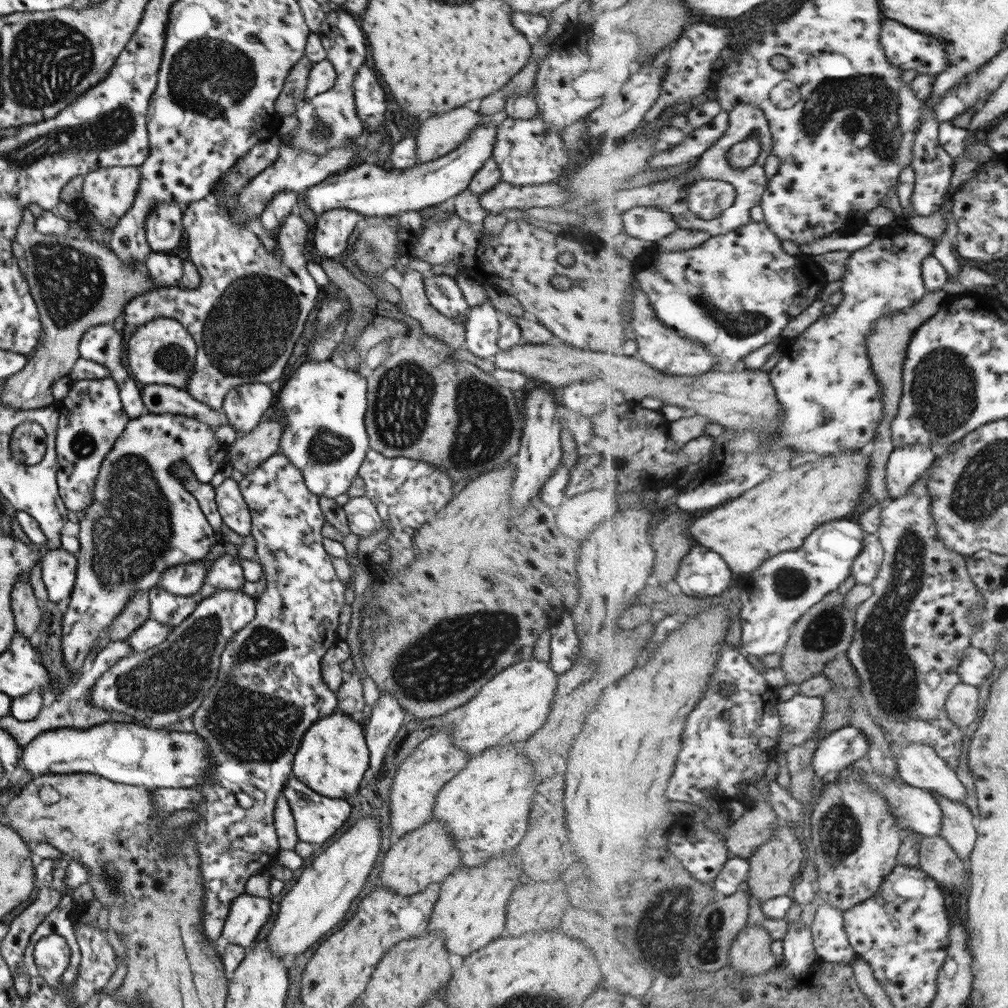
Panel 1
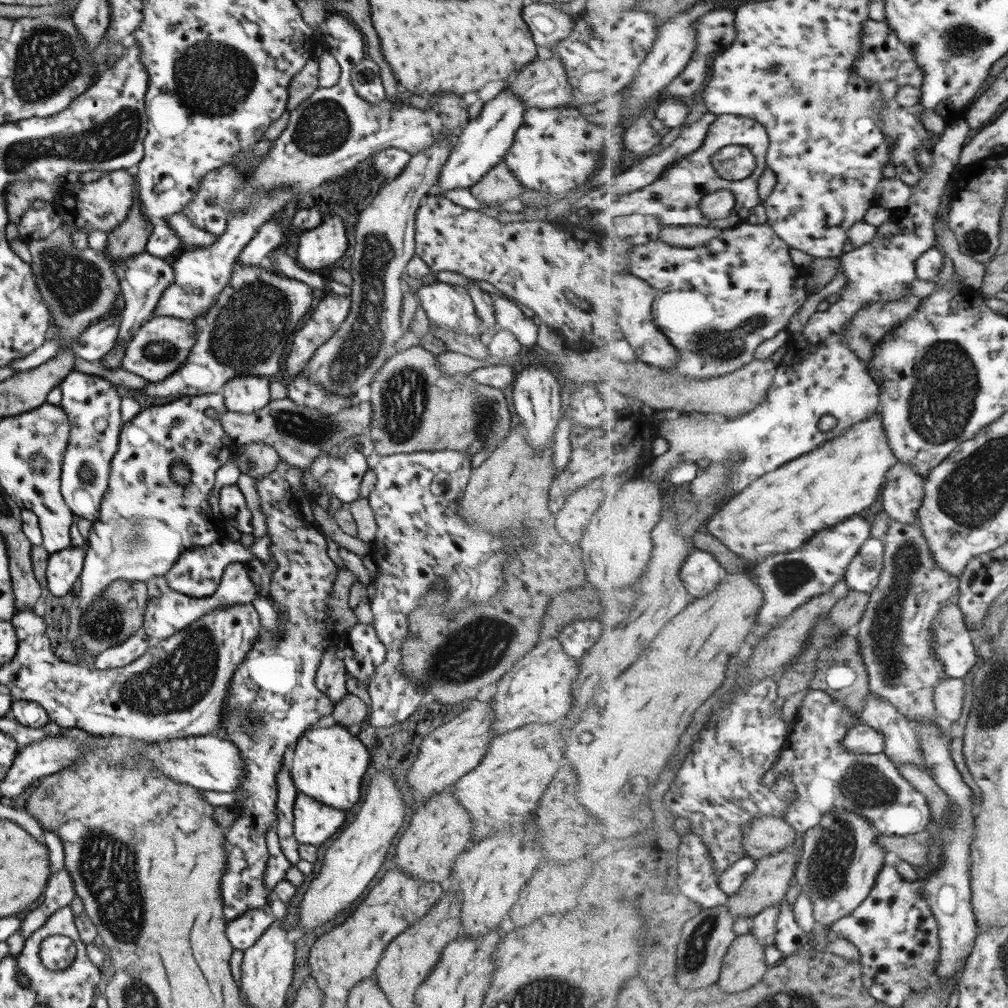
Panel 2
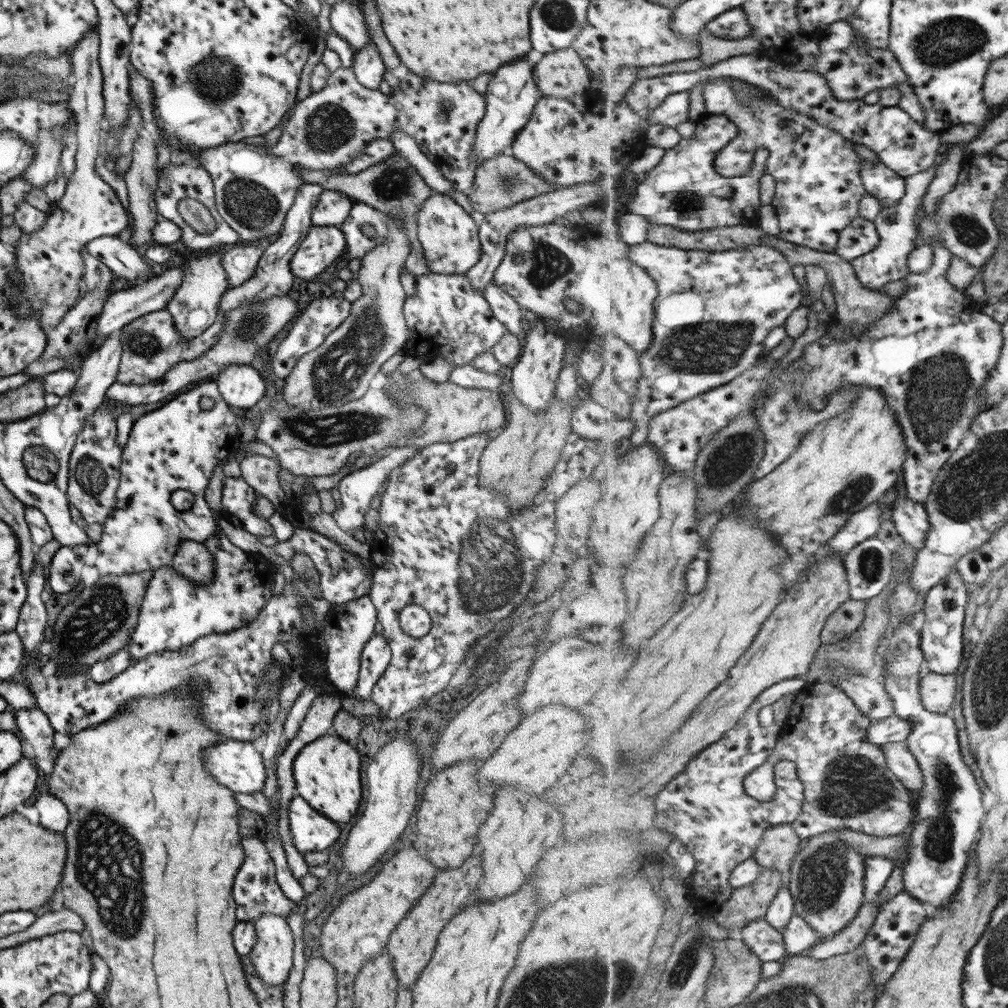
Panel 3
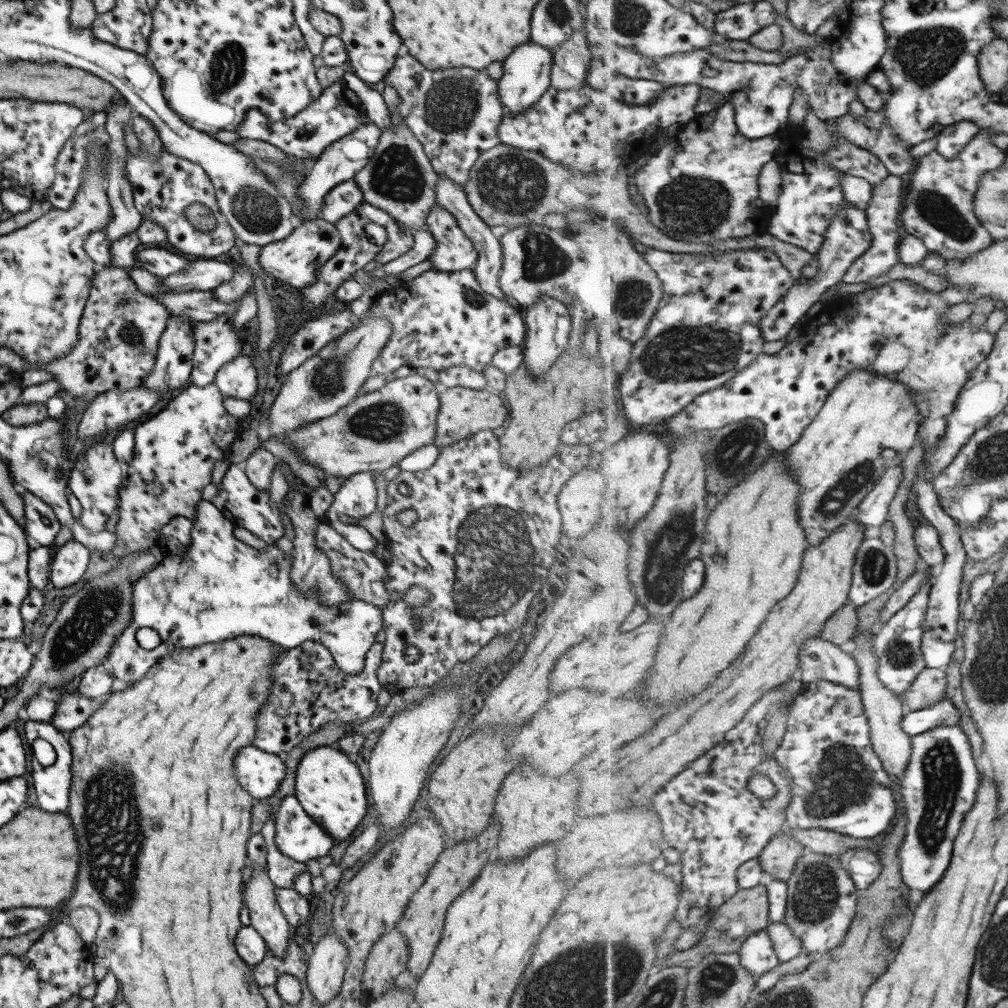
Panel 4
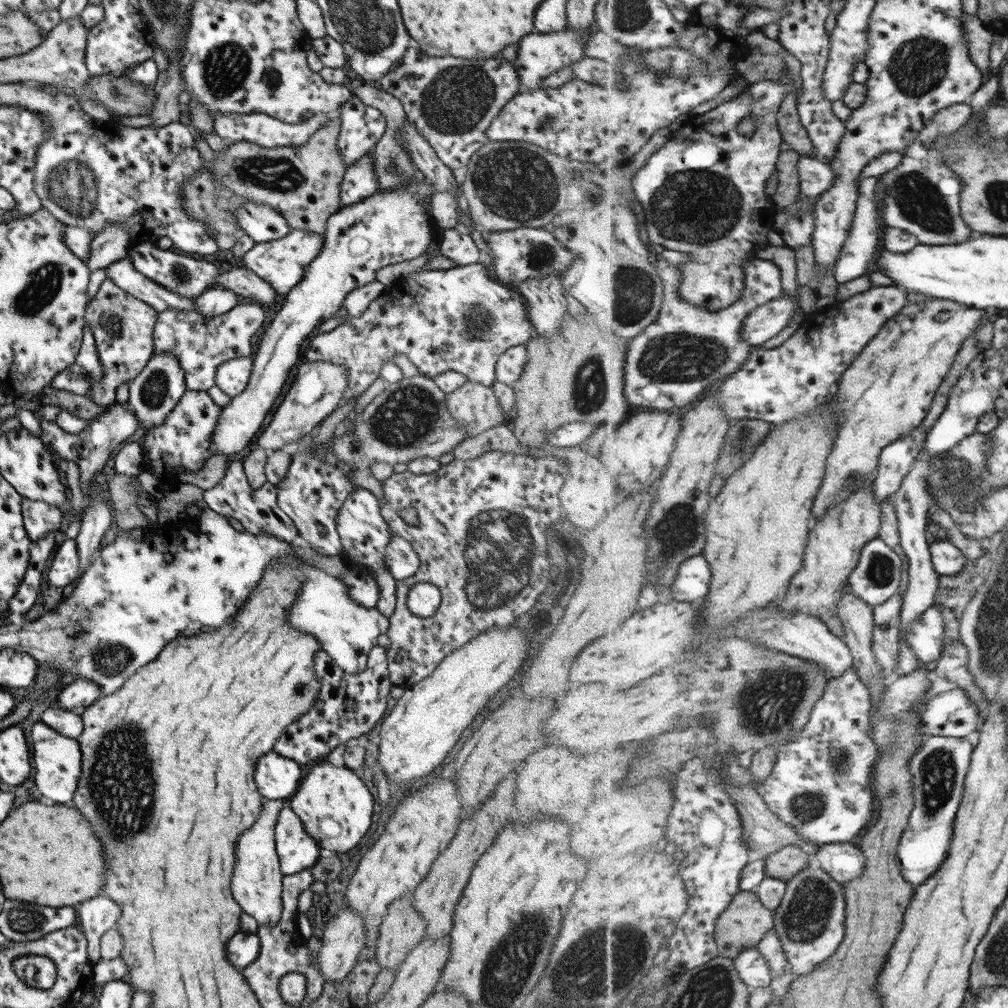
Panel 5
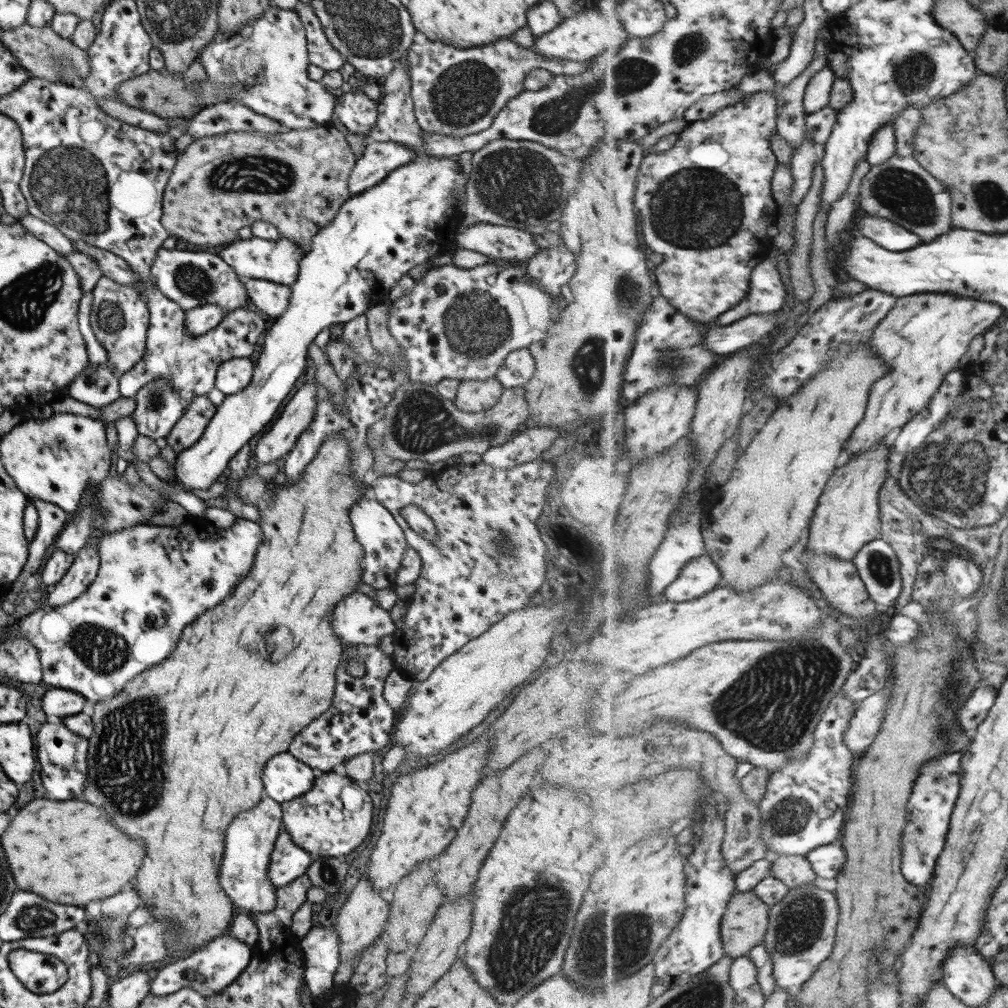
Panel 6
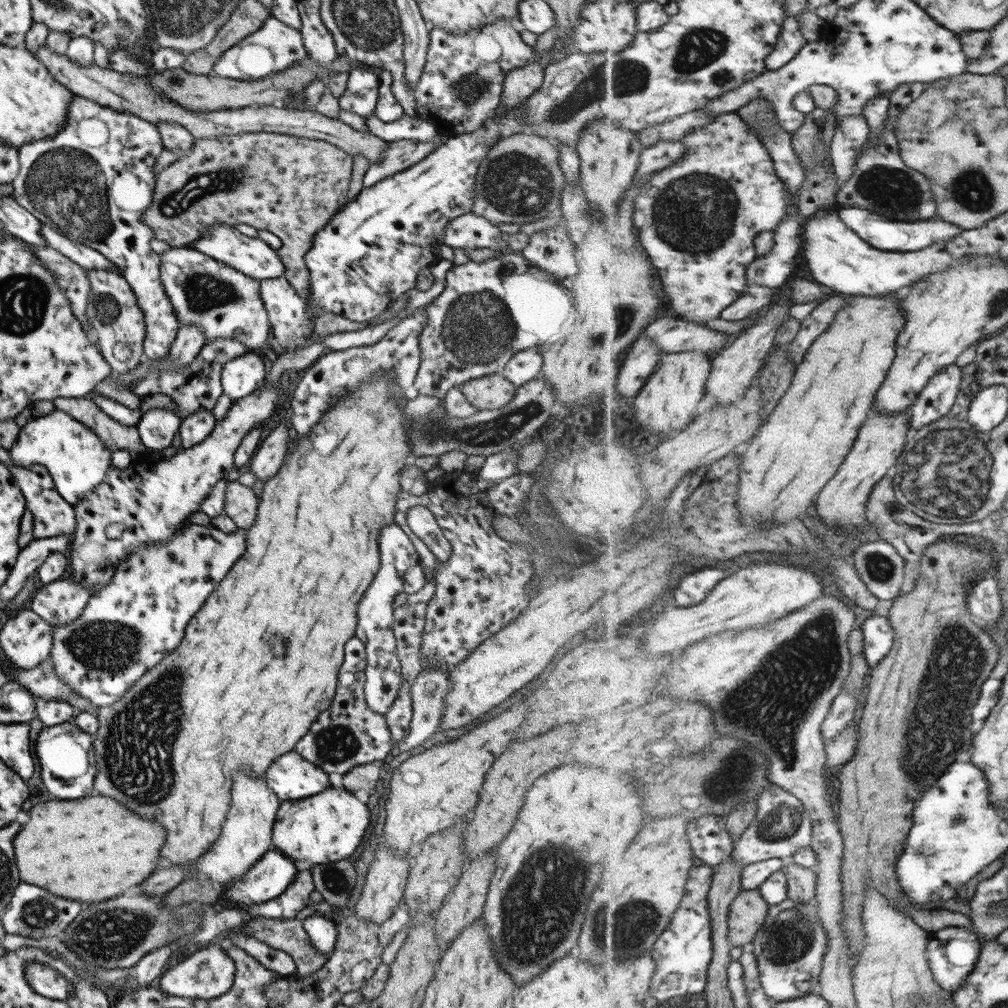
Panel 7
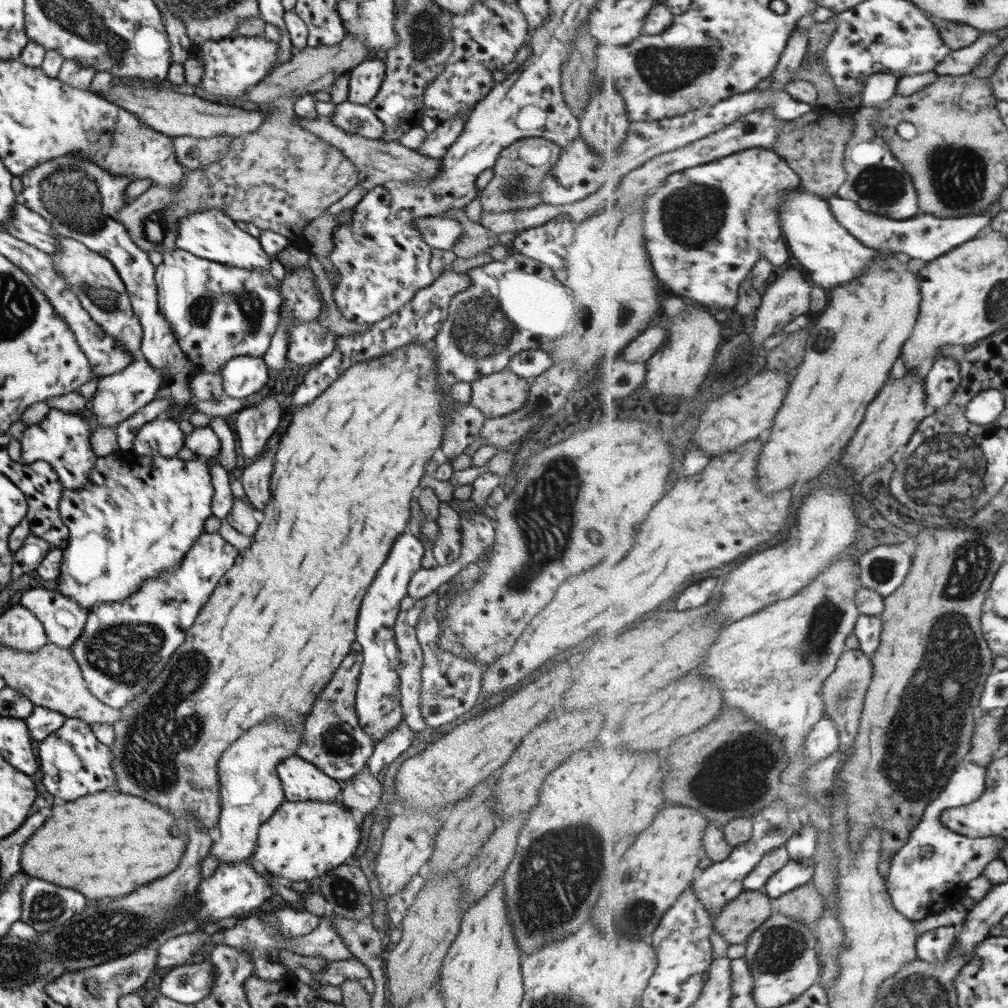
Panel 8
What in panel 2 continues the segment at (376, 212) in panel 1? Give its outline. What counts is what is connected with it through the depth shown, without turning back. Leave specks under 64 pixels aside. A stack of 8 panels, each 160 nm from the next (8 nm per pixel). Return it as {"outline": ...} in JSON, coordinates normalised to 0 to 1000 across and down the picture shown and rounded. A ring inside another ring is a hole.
{"outline":[[[503,85],[488,98],[479,102],[475,113],[471,117],[464,118],[461,126],[455,129],[447,145],[447,151],[438,166],[434,181],[424,193],[438,192],[449,187],[465,187],[495,162],[508,144],[510,133],[519,121],[521,108],[522,105]]]}

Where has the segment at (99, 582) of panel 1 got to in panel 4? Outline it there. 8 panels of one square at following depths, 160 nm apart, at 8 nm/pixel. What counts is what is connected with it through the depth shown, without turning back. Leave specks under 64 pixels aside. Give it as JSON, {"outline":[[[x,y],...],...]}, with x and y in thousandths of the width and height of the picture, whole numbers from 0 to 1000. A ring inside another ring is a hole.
{"outline":[[[211,380],[199,384],[188,383],[174,393],[156,411],[138,420],[132,428],[133,449],[122,466],[121,480],[117,485],[117,517],[113,526],[115,539],[110,547],[113,553],[124,554],[134,547],[141,547],[158,540],[159,524],[172,511],[192,515],[194,501],[199,498],[199,488],[208,479],[208,468],[213,456],[221,452],[220,445],[227,444],[230,437],[240,428],[235,415],[227,413],[221,406],[221,393]]]}

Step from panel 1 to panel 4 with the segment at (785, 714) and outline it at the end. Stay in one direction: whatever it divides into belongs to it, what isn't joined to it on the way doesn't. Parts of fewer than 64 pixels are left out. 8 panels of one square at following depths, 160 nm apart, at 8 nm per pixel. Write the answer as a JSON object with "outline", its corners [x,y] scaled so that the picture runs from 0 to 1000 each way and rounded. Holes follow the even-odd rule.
{"outline":[[[824,676],[802,678],[791,689],[782,708],[778,735],[768,748],[772,757],[782,764],[788,790],[780,802],[782,817],[787,821],[813,820],[846,831],[873,832],[889,816],[892,798],[887,782],[892,776],[878,764],[865,737],[865,721],[857,703],[853,685]]]}

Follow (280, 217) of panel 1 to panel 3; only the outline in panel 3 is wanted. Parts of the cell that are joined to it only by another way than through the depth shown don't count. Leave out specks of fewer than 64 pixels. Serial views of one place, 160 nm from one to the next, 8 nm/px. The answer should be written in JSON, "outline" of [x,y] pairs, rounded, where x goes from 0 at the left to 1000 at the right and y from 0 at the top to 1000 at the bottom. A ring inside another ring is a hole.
{"outline":[[[251,240],[222,250],[218,254],[218,265],[223,271],[226,284],[236,285],[247,278],[261,249],[256,240]]]}

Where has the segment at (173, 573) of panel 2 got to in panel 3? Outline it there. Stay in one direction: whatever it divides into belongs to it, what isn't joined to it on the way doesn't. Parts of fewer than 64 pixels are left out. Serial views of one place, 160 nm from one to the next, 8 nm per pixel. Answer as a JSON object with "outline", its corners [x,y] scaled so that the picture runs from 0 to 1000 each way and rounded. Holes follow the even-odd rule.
{"outline":[[[291,523],[291,530],[284,537],[277,537],[271,541],[270,547],[280,552],[284,558],[293,551],[304,550],[311,557],[313,565],[316,571],[315,582],[319,592],[327,599],[345,598],[350,594],[357,594],[365,591],[369,578],[369,567],[358,560],[354,551],[342,548],[338,541],[331,536],[326,536],[323,532],[310,527],[308,524],[295,525]],[[181,536],[177,540],[169,562],[194,580],[202,580],[210,572],[210,552],[201,539],[190,536]]]}

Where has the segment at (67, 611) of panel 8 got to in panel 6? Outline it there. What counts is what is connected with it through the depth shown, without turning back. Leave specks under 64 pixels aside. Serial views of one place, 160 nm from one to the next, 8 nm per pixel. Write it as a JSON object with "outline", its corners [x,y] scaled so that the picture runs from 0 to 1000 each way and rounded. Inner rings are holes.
{"outline":[[[96,534],[85,537],[85,540],[75,548],[61,575],[47,583],[46,594],[41,601],[61,601],[74,595],[85,586],[93,576],[97,564],[97,548],[94,536]]]}

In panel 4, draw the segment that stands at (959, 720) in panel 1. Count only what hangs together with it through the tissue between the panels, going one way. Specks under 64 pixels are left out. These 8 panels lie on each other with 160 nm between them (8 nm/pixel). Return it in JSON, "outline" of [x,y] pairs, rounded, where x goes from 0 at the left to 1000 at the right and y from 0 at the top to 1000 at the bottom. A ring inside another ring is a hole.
{"outline":[[[916,664],[897,687],[900,705],[916,704],[939,691],[939,672],[938,664]]]}

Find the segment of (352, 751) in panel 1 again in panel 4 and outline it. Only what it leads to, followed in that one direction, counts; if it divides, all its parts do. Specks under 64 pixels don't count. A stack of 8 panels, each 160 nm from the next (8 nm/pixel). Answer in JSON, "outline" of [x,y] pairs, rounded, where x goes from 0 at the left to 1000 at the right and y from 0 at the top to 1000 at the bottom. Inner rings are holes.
{"outline":[[[316,740],[297,753],[292,766],[292,787],[297,800],[332,833],[343,832],[362,810],[364,792],[351,752],[331,740]]]}

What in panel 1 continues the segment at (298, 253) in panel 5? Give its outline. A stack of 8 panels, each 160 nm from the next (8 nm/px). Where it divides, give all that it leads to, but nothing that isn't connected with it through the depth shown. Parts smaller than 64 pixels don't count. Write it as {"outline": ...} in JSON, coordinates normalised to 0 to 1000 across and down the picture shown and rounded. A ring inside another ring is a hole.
{"outline":[[[341,206],[324,208],[314,213],[313,225],[310,227],[311,248],[304,252],[308,252],[311,259],[334,254],[342,248],[344,236],[352,229],[350,225],[357,216],[354,210]]]}

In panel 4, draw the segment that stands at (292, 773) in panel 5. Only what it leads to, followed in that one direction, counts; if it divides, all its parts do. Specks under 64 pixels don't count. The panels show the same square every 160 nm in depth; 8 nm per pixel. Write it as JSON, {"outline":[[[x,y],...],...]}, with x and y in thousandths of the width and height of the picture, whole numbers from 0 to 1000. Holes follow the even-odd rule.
{"outline":[[[251,739],[240,740],[233,747],[231,760],[235,776],[253,794],[268,791],[283,770],[280,751]]]}

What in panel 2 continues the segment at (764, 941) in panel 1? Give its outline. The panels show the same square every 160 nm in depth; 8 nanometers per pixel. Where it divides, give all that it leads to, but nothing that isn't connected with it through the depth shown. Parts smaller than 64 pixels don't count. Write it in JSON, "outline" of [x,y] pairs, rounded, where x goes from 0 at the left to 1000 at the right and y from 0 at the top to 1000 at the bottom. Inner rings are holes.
{"outline":[[[742,925],[733,928],[724,938],[712,977],[718,984],[741,983],[757,972],[763,960],[759,938]]]}

